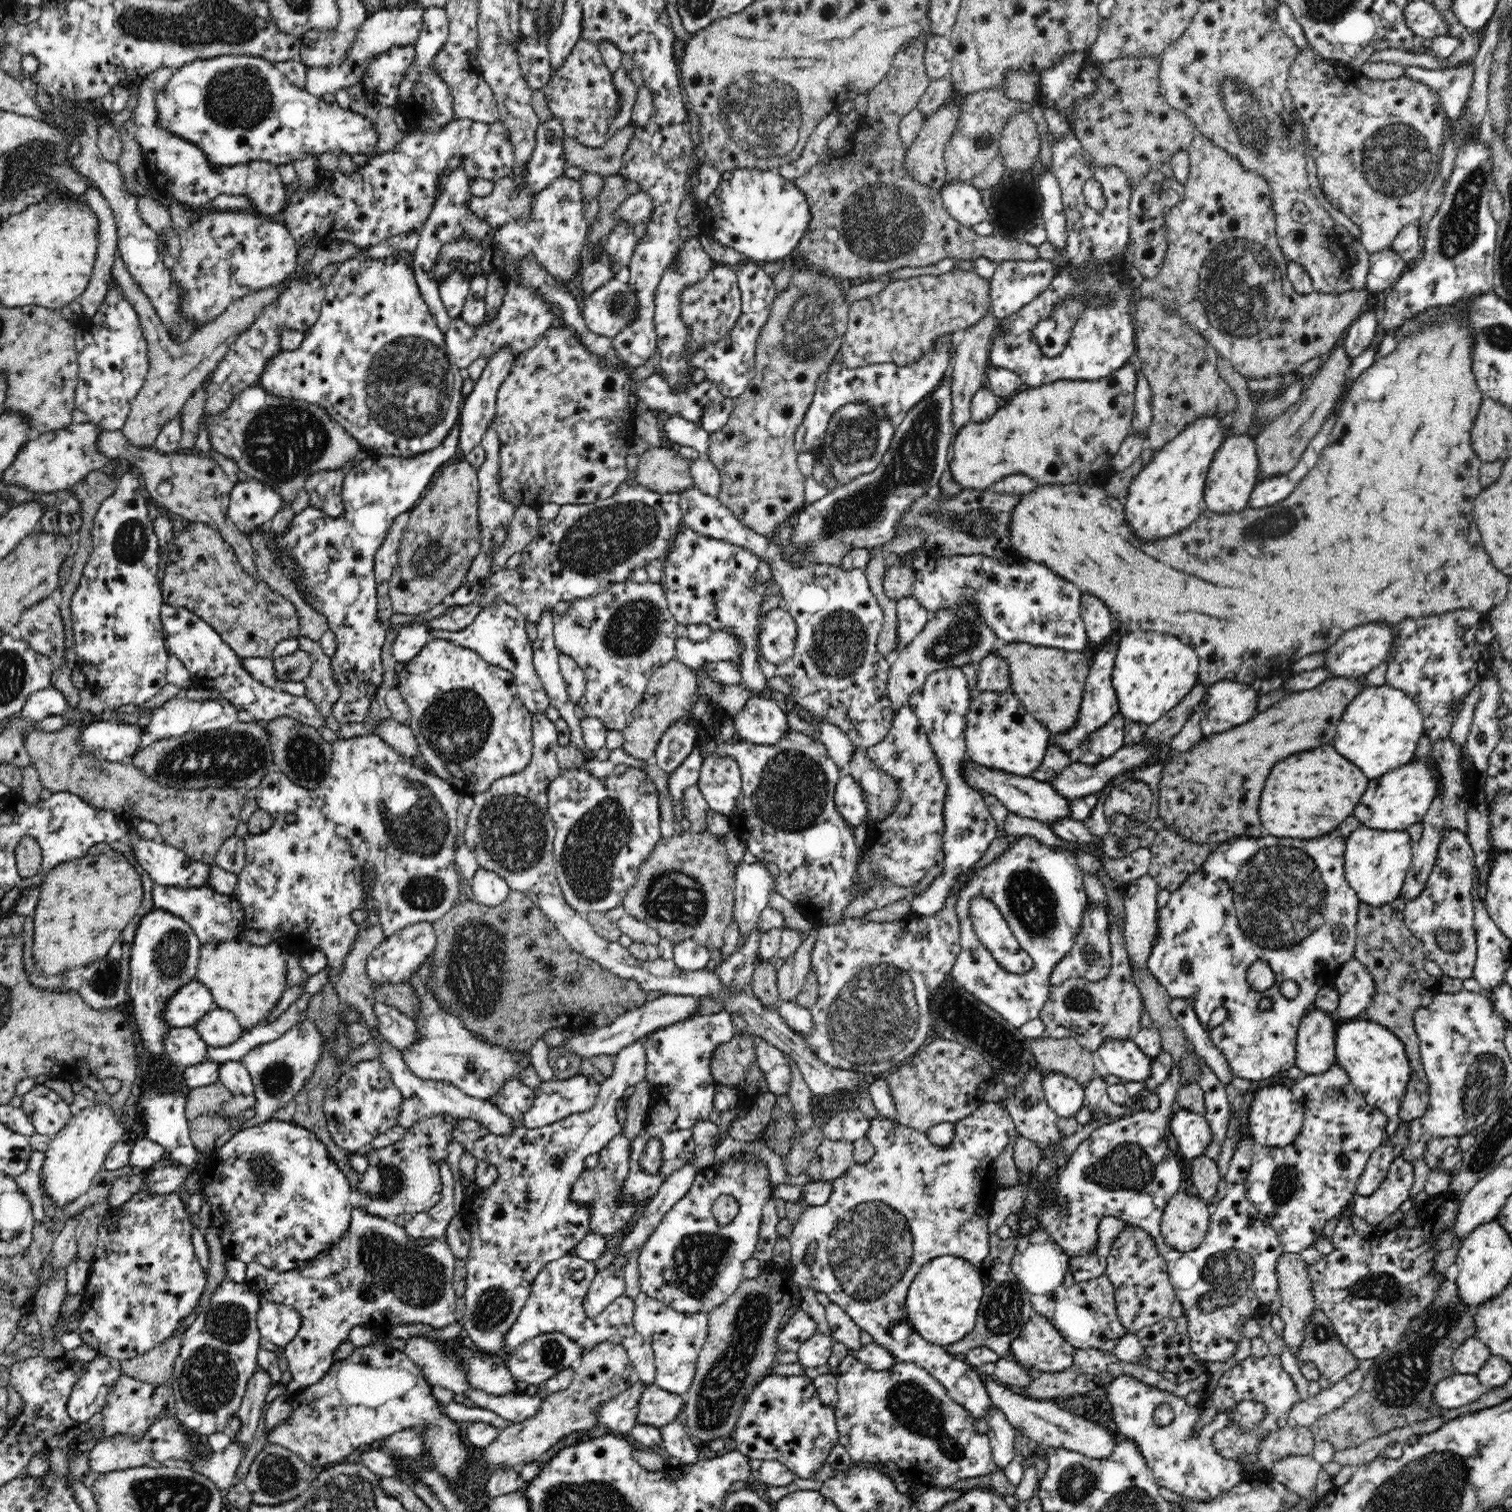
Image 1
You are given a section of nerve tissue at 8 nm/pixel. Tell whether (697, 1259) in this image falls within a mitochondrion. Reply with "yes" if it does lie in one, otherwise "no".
yes

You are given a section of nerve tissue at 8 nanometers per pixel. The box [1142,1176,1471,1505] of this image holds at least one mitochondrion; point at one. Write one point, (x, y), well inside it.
(1400, 1381)

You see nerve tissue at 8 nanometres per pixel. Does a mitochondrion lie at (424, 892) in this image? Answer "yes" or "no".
yes

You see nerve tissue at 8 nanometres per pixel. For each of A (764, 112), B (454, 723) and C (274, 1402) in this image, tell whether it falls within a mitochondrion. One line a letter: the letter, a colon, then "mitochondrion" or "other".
A: mitochondrion
B: mitochondrion
C: other

